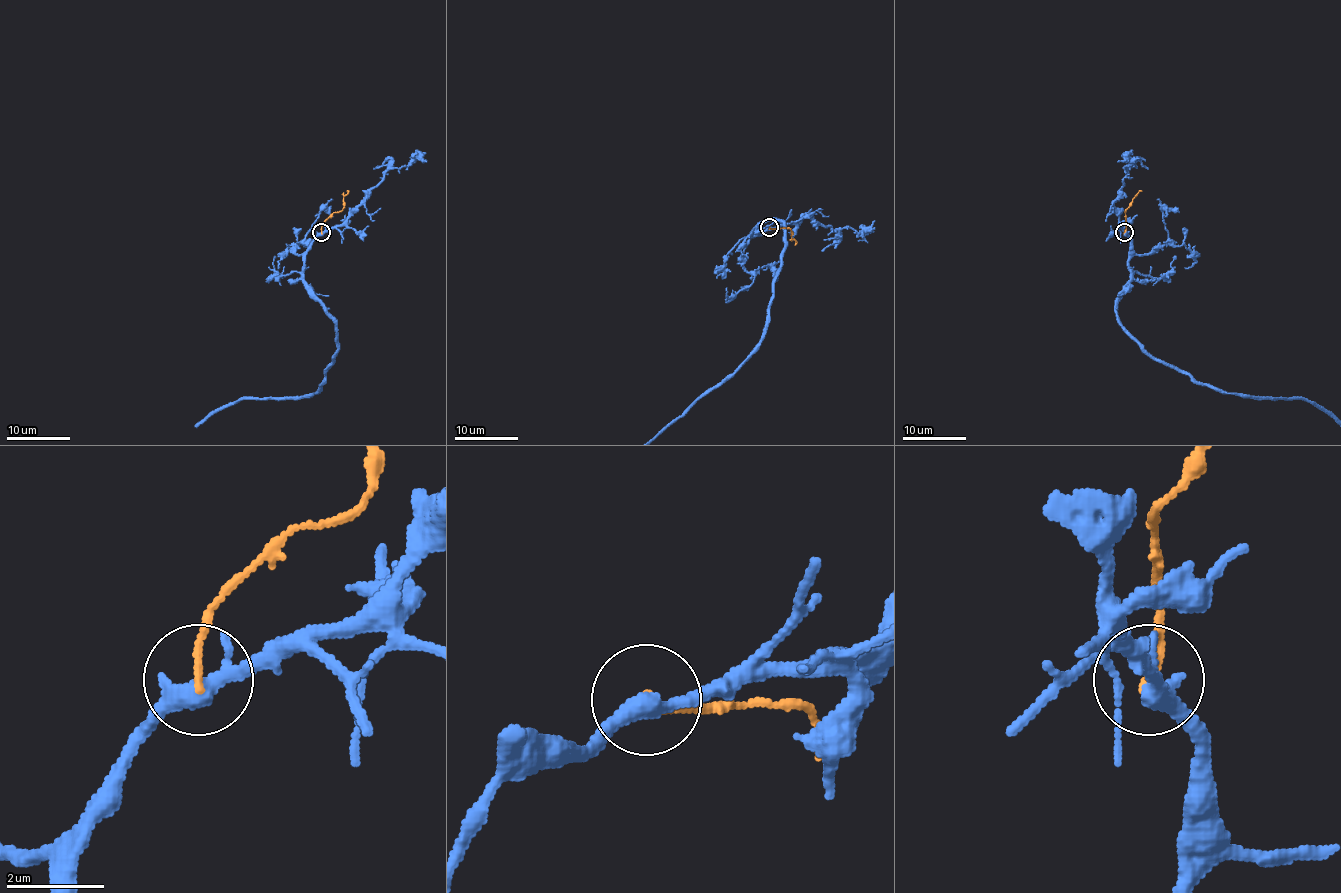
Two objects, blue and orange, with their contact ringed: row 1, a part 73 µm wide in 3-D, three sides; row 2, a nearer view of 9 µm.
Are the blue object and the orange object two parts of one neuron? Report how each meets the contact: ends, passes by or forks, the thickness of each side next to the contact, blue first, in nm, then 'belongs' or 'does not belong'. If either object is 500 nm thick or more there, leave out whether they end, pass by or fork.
blue forks | orange ends | 320/160 nm | does not belong

